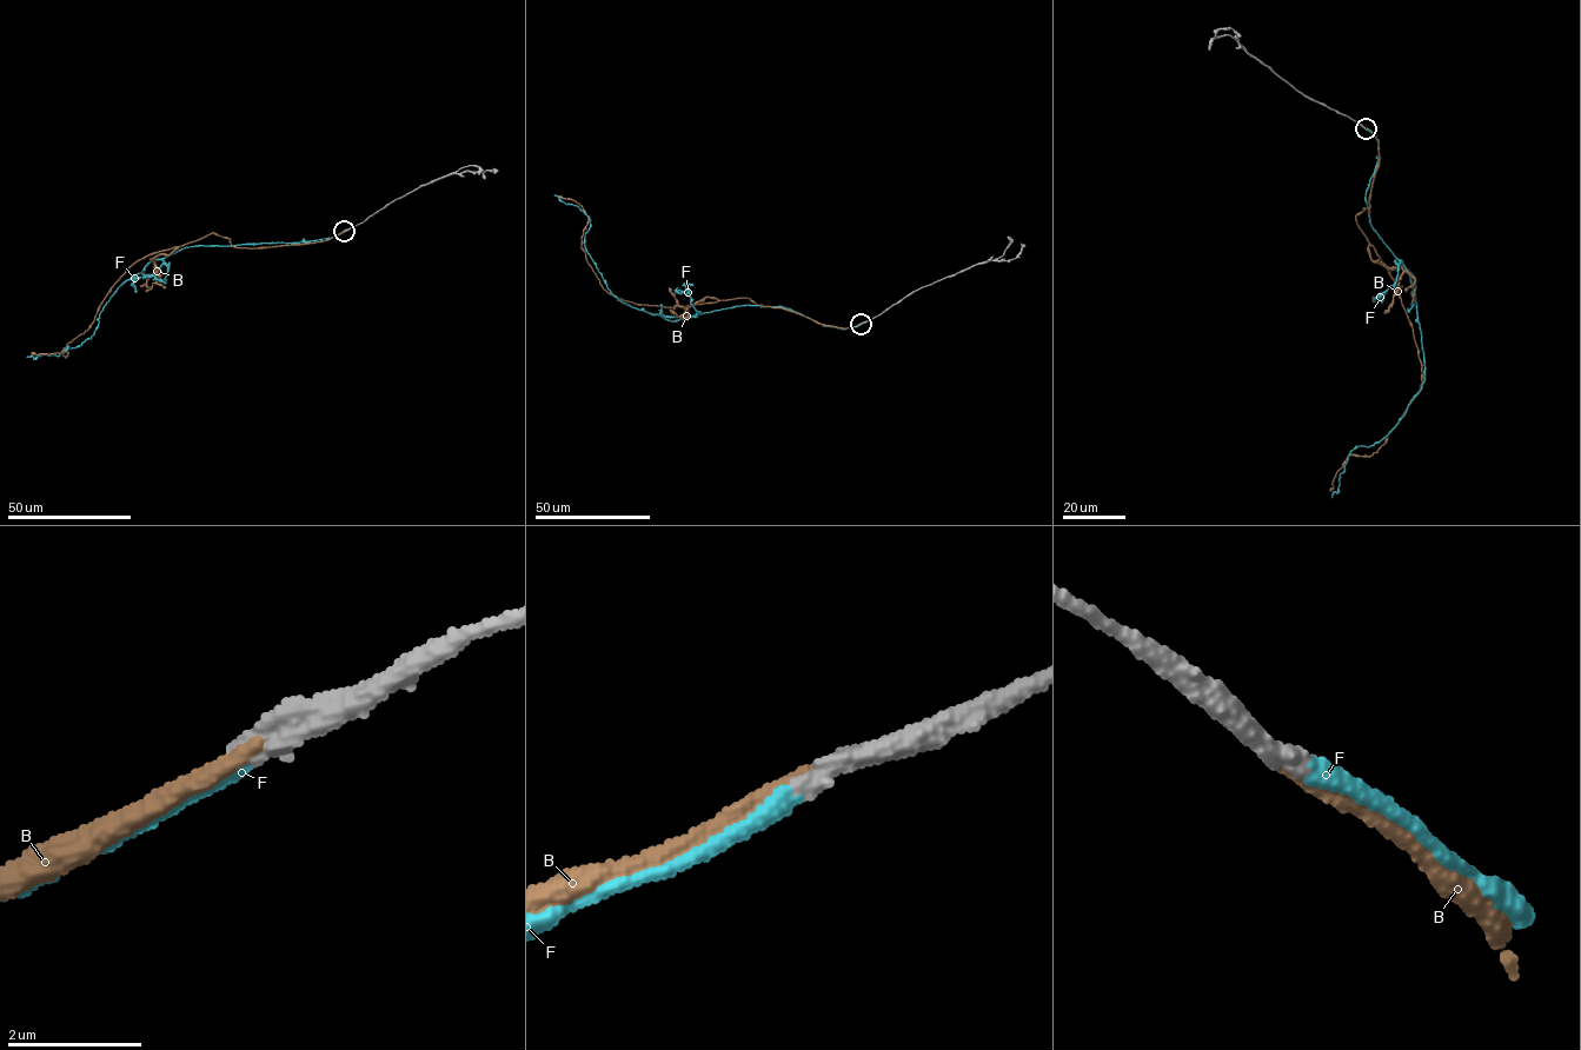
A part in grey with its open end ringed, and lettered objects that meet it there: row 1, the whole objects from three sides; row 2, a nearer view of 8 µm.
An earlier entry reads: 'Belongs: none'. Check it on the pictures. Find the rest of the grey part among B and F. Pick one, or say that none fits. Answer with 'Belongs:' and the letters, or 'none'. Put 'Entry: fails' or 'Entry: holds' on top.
Entry: fails
Belongs: F

